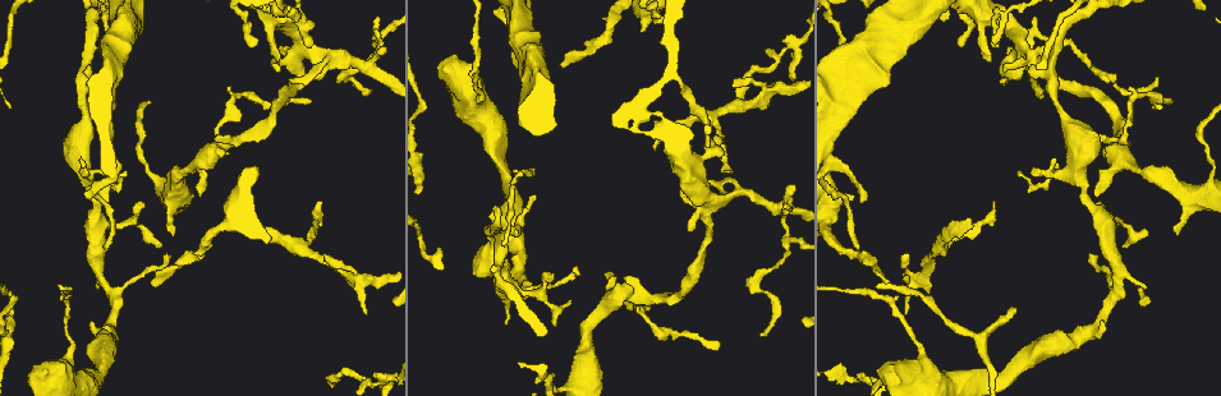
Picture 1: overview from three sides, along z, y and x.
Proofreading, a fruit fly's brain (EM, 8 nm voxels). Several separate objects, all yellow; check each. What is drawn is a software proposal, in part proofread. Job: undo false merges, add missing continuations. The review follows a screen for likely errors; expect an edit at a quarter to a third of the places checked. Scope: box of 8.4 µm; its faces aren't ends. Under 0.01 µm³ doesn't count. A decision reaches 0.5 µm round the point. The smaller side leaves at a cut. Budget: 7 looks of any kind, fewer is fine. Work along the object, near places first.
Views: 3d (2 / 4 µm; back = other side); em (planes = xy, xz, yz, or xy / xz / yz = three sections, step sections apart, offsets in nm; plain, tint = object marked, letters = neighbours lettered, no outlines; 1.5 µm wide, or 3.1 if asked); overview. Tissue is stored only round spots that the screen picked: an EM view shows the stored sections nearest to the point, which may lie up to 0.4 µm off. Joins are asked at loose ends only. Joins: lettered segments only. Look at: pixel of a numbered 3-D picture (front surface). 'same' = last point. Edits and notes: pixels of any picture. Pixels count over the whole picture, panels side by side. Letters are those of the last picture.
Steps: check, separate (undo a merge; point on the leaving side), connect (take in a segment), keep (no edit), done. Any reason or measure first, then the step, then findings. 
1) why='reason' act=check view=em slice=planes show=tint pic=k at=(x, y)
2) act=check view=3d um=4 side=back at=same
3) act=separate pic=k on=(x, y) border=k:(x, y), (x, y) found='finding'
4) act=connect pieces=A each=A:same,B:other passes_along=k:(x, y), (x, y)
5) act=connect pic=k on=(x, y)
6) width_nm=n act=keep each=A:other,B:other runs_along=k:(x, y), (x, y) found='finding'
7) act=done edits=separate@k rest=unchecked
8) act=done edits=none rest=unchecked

why='free end' act=check view=em slice=planes show=plain pic=1 at=(607, 273)

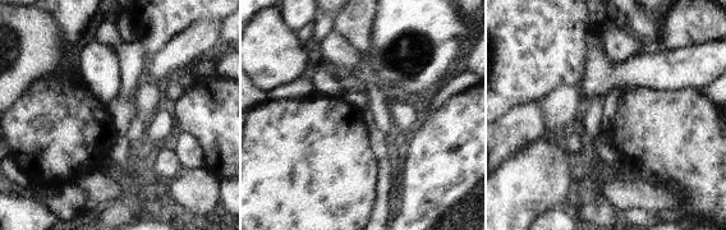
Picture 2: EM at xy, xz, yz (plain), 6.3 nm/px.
why='what lies round it' act=check view=em slice=planes show=letters at=same

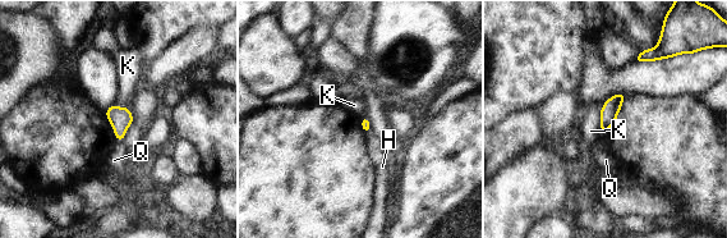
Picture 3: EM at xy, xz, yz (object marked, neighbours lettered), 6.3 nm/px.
act=keep each=H:other,K:other,Q:other border=3:(604, 104), (601, 110), (599, 131) found='no lettered segment goes on from it'

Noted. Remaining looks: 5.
why='a fork' act=check view=em slice=xz step=4 show=letters pic=1 at=(760, 96)

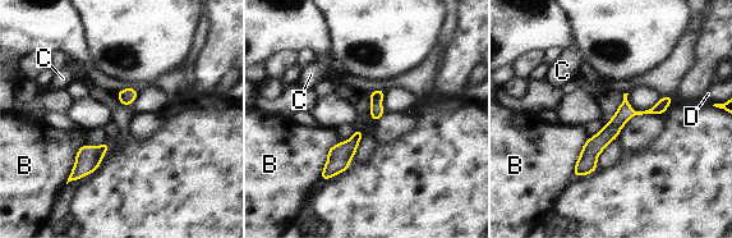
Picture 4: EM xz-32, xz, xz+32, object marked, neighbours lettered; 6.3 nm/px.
act=keep each=B:other,C:other,D:other found='one neuron here'

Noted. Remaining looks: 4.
why='an open end' act=check view=em slice=planes show=letters pic=1 at=(968, 217)

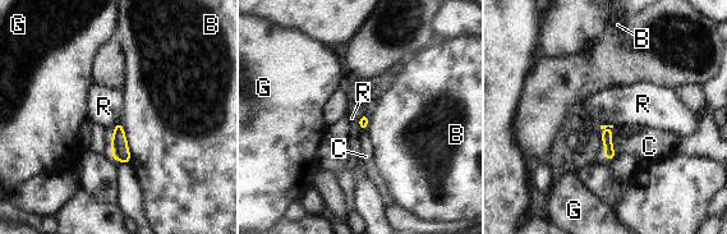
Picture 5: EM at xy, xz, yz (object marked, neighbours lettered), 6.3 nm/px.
act=connect pieces=C each=B:other,C:same,G:other,R:other passes_along=5:(610, 154), (611, 142), (649, 146) found='it goes on there'

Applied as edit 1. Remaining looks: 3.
act=done edits=connect@5 rest=unchecked

